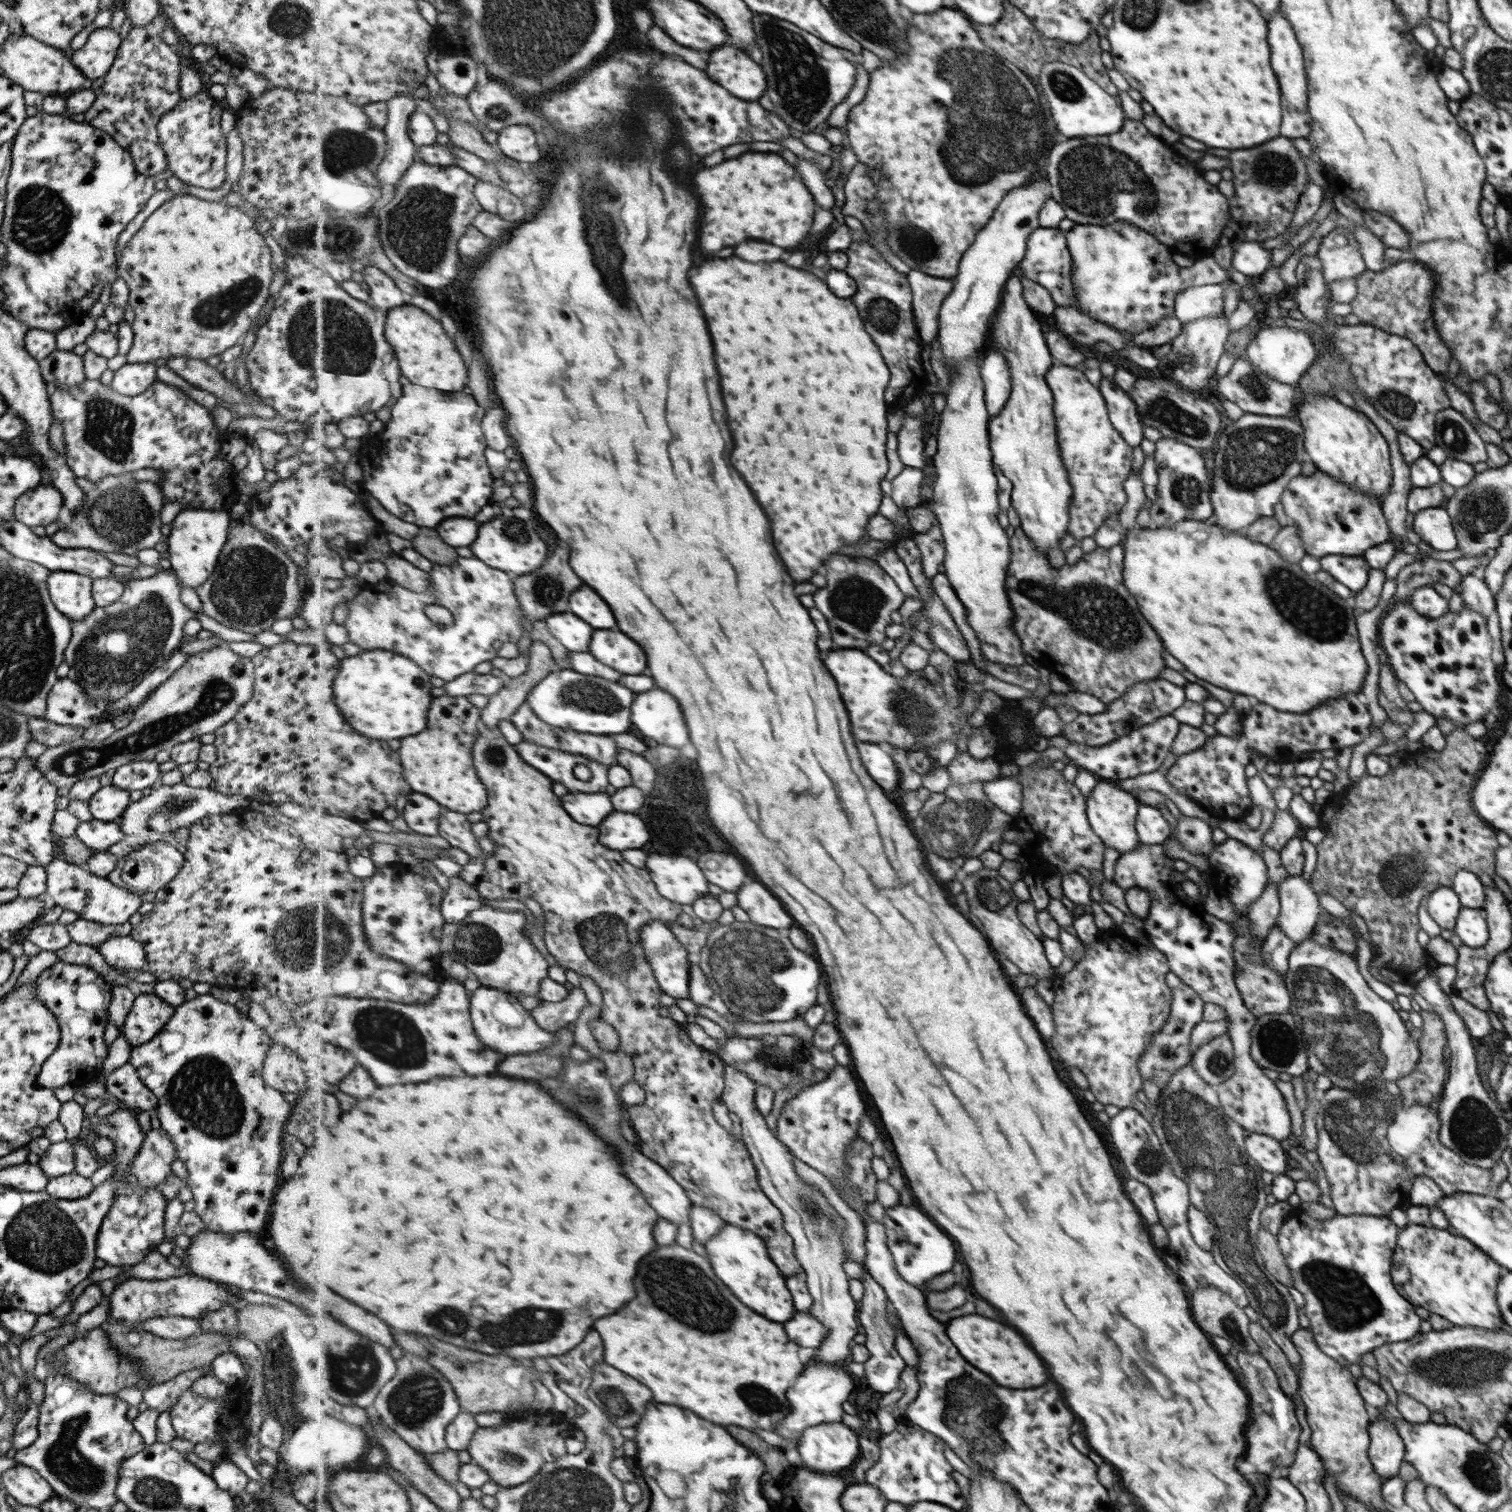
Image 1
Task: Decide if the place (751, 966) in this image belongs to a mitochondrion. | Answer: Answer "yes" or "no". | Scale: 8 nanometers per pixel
yes

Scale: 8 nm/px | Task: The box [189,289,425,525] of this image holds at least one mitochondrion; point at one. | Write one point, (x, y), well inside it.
(329, 335)

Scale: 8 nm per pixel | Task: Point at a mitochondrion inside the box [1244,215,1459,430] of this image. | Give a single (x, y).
(1399, 405)

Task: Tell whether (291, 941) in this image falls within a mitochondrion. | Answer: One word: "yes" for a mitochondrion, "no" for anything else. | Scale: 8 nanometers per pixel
yes

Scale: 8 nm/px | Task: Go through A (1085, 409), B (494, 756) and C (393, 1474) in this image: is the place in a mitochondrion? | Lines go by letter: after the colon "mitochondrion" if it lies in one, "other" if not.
A: other
B: mitochondrion
C: other

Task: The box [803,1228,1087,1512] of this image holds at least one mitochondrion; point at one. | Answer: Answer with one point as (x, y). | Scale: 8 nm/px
(975, 1409)

